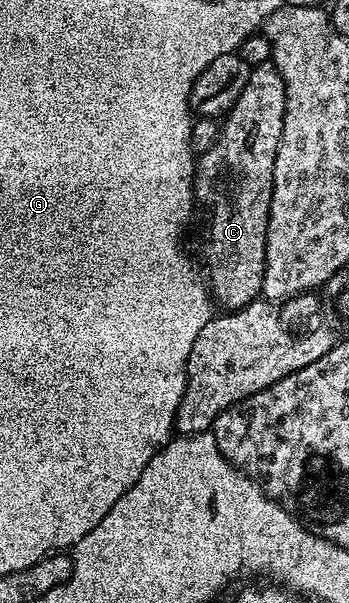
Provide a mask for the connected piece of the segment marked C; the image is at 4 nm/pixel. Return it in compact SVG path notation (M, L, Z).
M257 64L246 78L246 90L238 94L234 106L223 117L224 129L220 137L199 157L196 166L197 189L208 191L208 229L204 232L204 264L206 280L210 285L213 301L225 304L225 309L245 308L251 300L261 295L264 277L264 243L268 229L268 211L272 197L274 158L278 154L278 142L282 138L282 122L286 110L286 90L282 74L275 64Z

